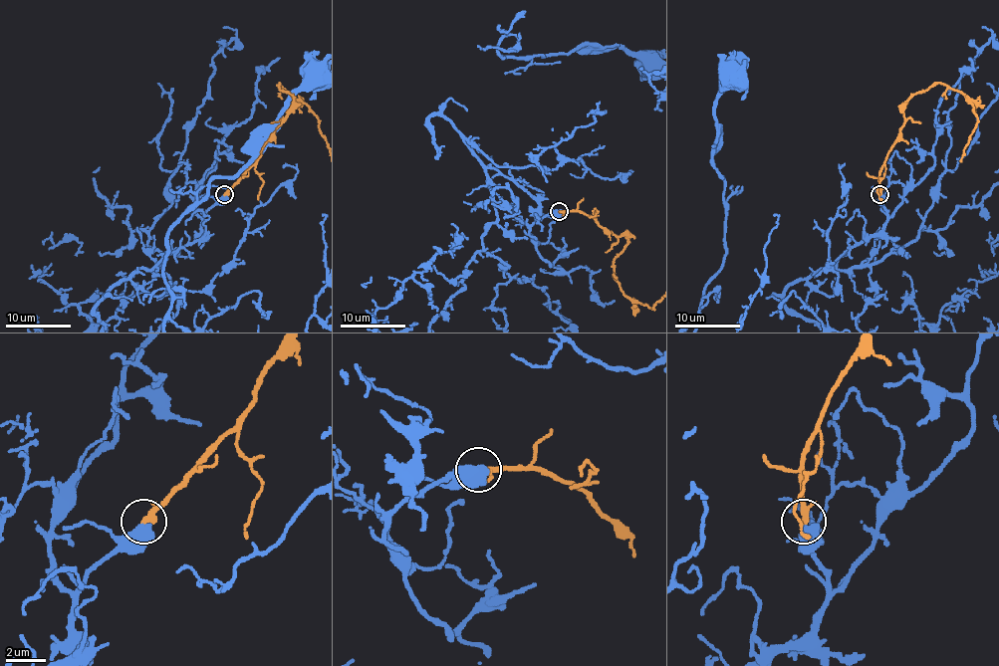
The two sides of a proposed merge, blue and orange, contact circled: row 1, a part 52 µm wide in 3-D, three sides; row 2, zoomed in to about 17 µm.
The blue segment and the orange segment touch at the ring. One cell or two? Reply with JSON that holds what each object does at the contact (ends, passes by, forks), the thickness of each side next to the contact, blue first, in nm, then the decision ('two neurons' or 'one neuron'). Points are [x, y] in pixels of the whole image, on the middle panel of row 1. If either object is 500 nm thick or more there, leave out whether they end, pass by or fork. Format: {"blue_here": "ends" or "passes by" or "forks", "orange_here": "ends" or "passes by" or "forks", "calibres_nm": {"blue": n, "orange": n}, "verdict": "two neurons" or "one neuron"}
{"calibres_nm": {"blue": 700, "orange": 240}, "verdict": "one neuron"}

